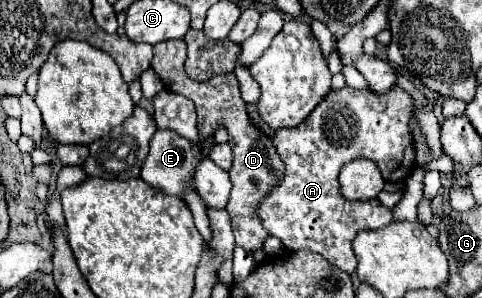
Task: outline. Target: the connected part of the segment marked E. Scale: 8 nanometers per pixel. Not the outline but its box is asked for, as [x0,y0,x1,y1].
[141,130,201,196]

